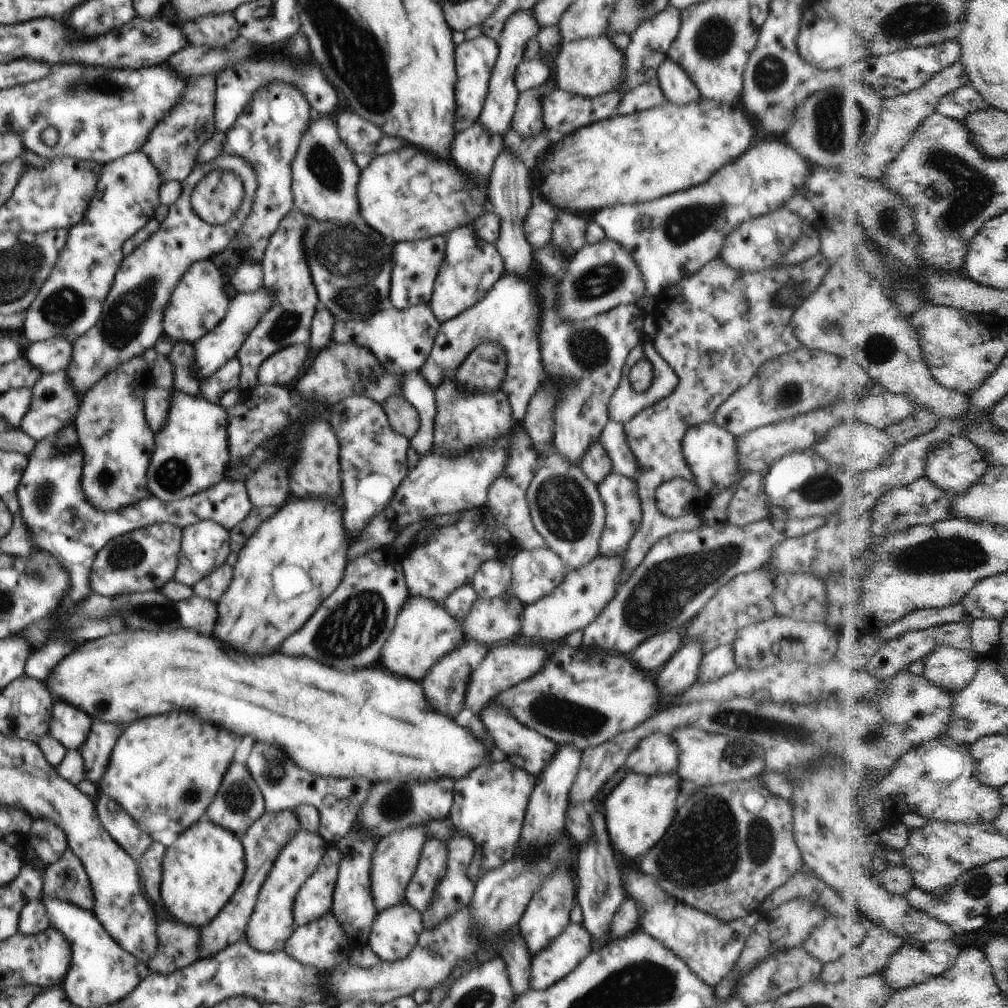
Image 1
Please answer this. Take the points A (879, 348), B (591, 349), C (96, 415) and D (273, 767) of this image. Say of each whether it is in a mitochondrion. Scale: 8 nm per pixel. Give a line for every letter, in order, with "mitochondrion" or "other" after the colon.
A: mitochondrion
B: mitochondrion
C: other
D: mitochondrion

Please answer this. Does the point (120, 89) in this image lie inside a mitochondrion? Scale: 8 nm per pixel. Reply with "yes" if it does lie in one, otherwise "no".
yes

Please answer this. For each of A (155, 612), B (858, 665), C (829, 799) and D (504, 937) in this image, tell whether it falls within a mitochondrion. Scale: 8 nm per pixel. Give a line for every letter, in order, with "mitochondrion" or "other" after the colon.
A: mitochondrion
B: other
C: mitochondrion
D: other

